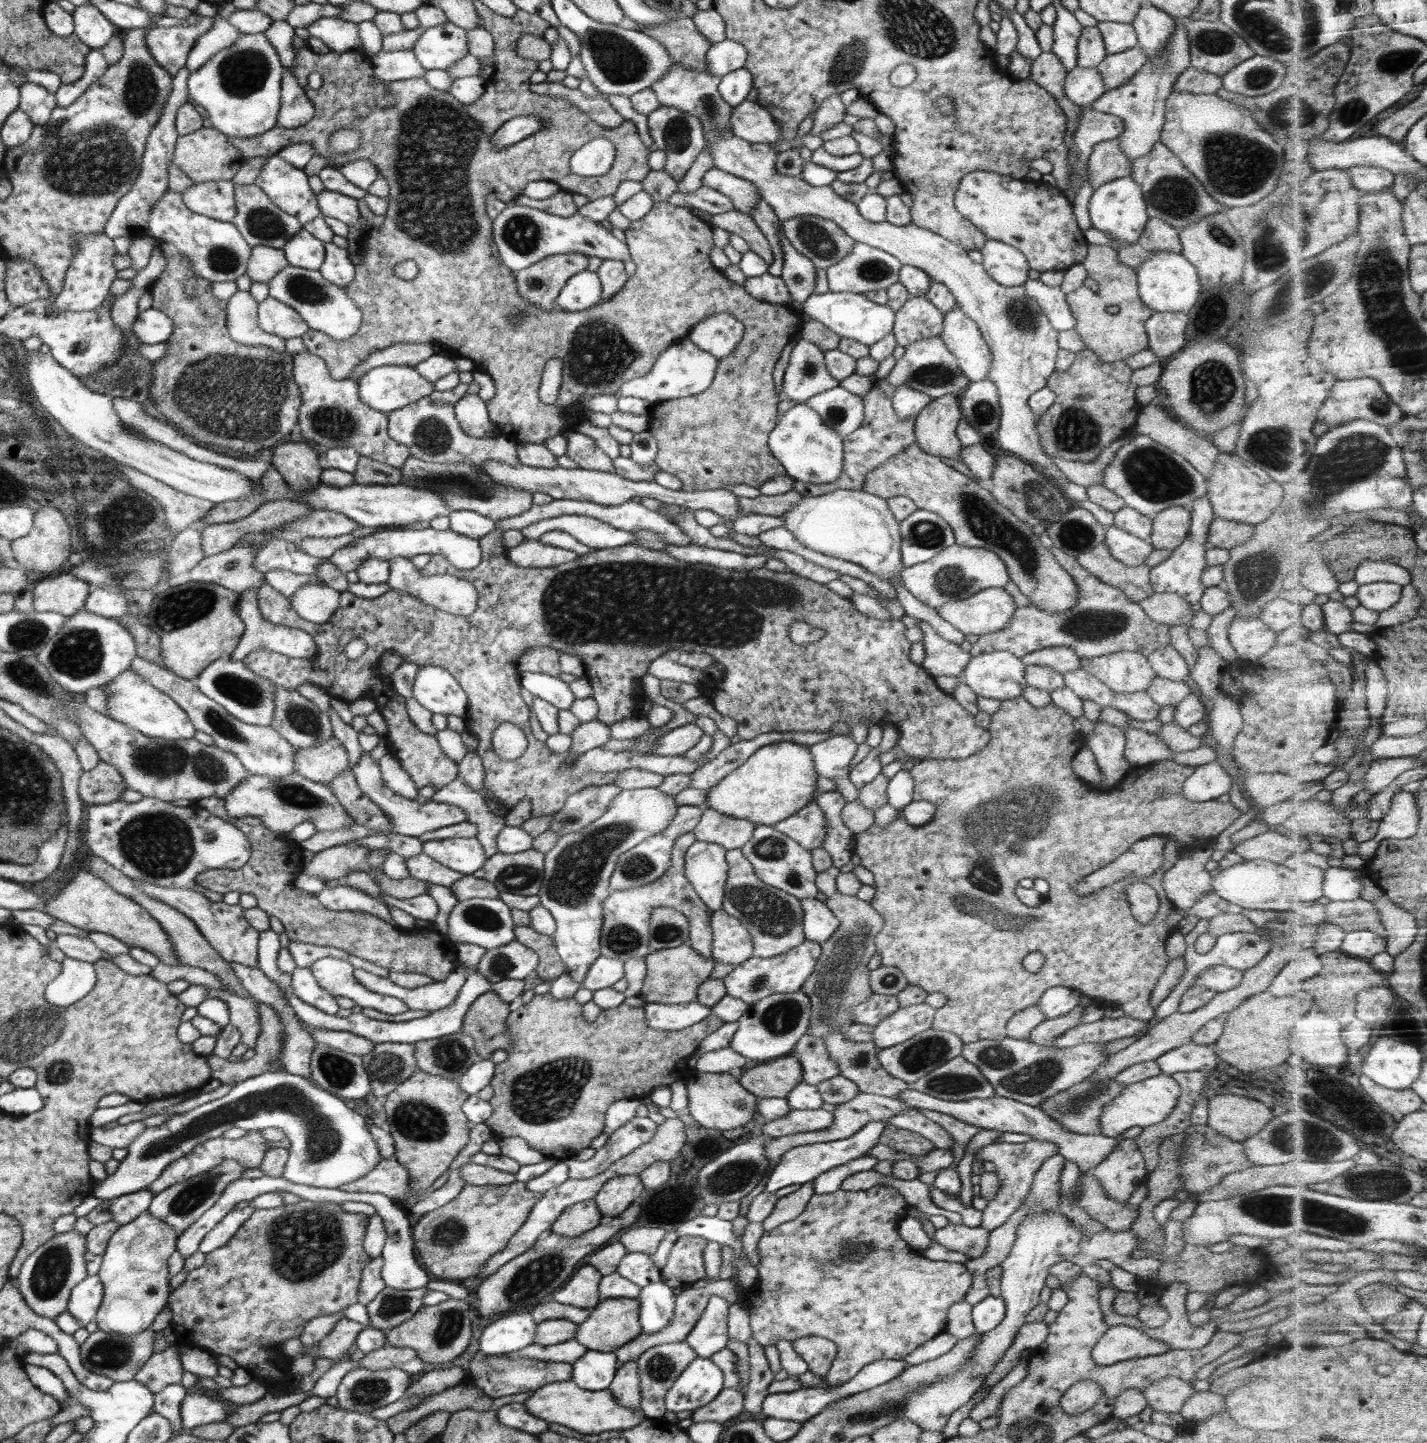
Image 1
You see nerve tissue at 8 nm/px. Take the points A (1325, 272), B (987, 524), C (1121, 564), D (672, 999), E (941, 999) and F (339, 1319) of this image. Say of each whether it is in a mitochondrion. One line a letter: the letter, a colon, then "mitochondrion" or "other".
A: mitochondrion
B: mitochondrion
C: other
D: other
E: other
F: other

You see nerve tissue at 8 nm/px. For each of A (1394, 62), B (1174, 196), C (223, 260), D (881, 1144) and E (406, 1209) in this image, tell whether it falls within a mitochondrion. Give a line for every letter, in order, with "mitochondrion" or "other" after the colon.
A: mitochondrion
B: mitochondrion
C: mitochondrion
D: other
E: other

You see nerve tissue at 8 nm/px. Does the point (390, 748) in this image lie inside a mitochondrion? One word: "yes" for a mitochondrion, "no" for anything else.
no

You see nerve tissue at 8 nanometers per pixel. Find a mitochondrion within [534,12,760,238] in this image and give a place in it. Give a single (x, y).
(620, 61)

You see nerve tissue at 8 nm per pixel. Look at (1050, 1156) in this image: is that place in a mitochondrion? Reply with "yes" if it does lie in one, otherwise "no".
no

